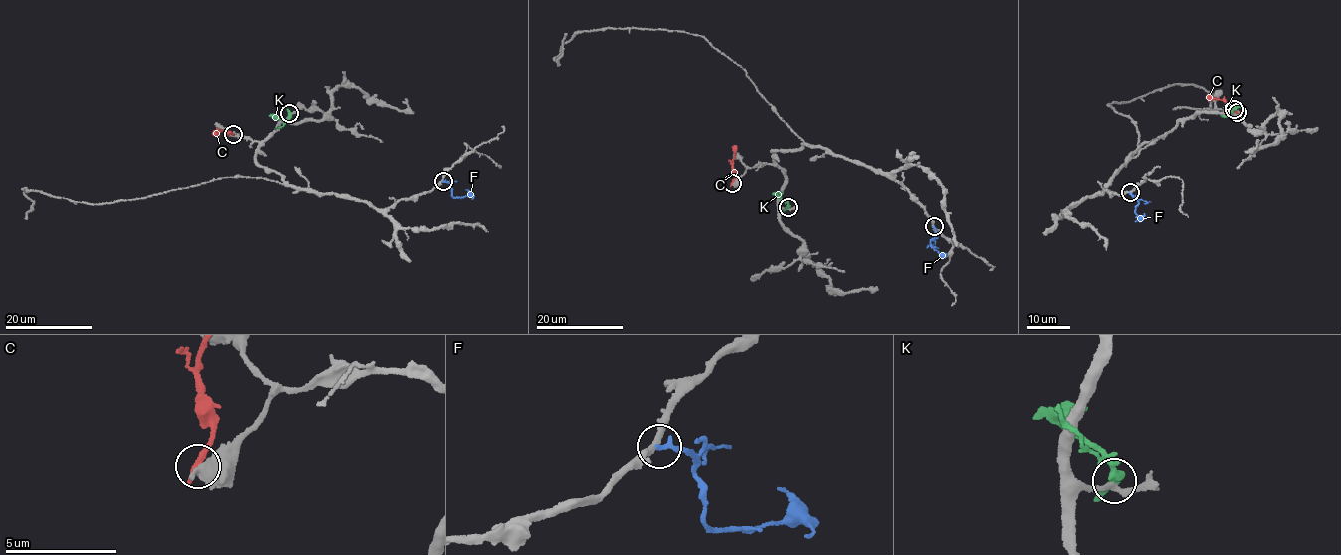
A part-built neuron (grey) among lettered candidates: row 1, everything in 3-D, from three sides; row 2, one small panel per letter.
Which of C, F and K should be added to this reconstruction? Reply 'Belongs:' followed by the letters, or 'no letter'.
Belongs: no letter

